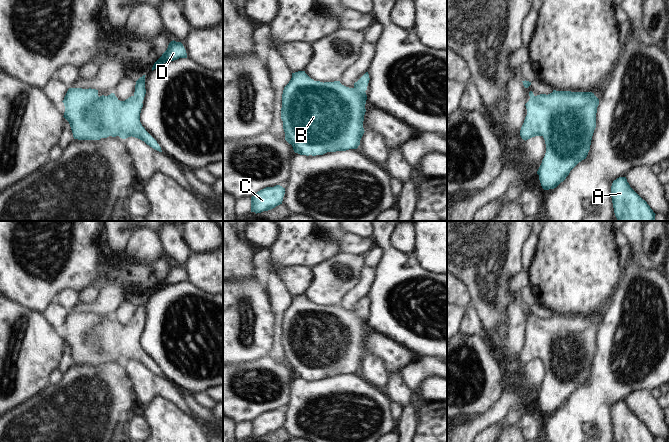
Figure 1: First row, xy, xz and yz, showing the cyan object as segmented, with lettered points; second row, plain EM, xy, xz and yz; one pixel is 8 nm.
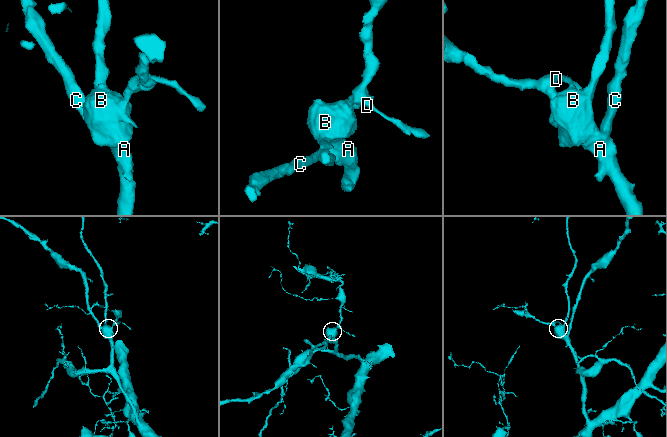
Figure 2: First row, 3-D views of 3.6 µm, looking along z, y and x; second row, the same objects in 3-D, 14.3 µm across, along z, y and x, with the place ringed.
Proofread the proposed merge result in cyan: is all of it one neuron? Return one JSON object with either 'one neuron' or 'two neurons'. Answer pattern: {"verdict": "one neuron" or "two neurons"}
{"verdict": "one neuron"}

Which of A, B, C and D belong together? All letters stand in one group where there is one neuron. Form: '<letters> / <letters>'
A B C D

